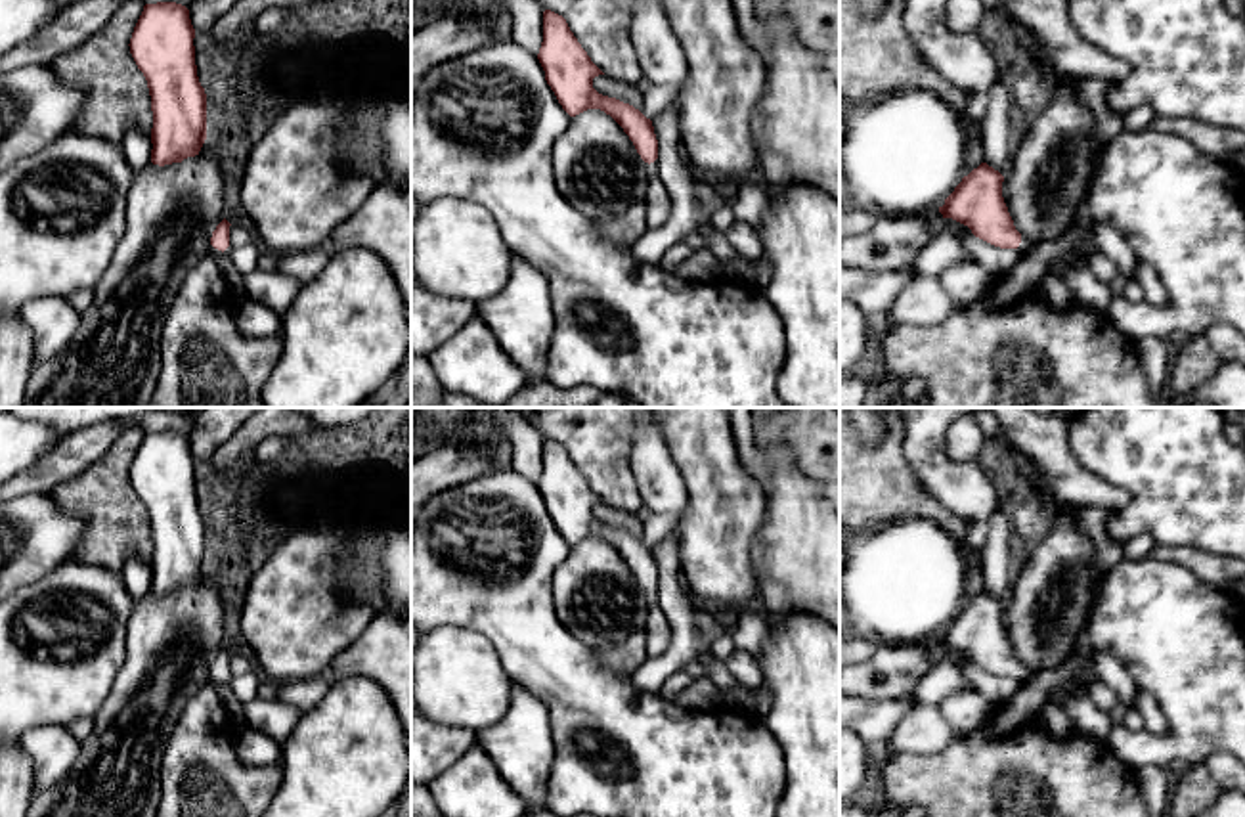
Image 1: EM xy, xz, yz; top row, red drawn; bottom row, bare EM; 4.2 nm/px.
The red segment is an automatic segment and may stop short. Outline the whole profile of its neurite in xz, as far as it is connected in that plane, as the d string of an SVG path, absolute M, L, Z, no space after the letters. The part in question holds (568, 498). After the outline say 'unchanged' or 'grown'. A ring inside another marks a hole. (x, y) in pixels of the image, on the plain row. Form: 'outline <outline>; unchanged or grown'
outline M551 438L543 440L543 471L537 488L547 513L570 545L587 538L610 543L633 570L648 607L658 607L658 568L652 549L633 534L593 517L593 507L604 501L591 490L566 448Z; grown

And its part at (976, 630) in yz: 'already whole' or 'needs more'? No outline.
needs more

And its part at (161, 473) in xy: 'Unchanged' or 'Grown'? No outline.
Unchanged

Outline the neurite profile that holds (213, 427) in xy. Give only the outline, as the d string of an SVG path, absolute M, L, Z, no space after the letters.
M203 408L189 436L193 457L212 457L256 409L260 408Z

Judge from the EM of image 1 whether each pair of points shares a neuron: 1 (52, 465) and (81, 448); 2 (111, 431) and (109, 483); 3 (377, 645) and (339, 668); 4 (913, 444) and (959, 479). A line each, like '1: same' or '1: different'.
1: same
2: different
3: same
4: same

